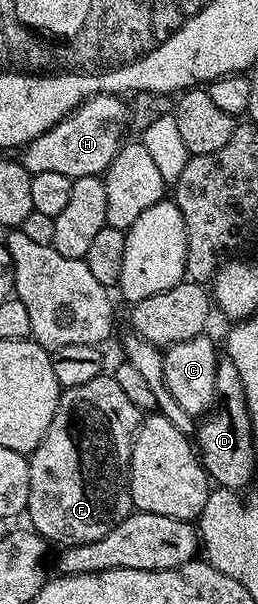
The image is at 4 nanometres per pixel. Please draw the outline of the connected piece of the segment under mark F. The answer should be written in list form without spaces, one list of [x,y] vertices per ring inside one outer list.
[[[103,375],[88,383],[80,383],[80,387],[62,389],[58,398],[58,406],[52,415],[52,423],[48,427],[44,439],[28,457],[30,474],[28,475],[28,503],[26,504],[25,516],[30,517],[29,528],[38,536],[45,537],[47,542],[62,541],[63,546],[83,545],[84,543],[92,543],[96,539],[104,539],[104,535],[108,535],[108,531],[112,531],[112,527],[123,521],[134,509],[134,500],[130,494],[130,456],[139,428],[140,410],[132,403],[132,399],[128,399],[128,395],[124,395],[120,383],[116,383],[113,375]]]

